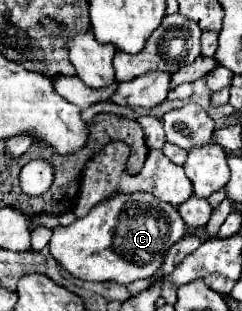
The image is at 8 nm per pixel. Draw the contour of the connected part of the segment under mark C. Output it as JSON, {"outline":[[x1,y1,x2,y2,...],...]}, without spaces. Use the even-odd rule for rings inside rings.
{"outline":[[118,194,94,206,68,228,54,228,50,240,52,258,74,278,86,282,130,284,154,276,166,252,184,236,186,224,178,210,152,194]]}

